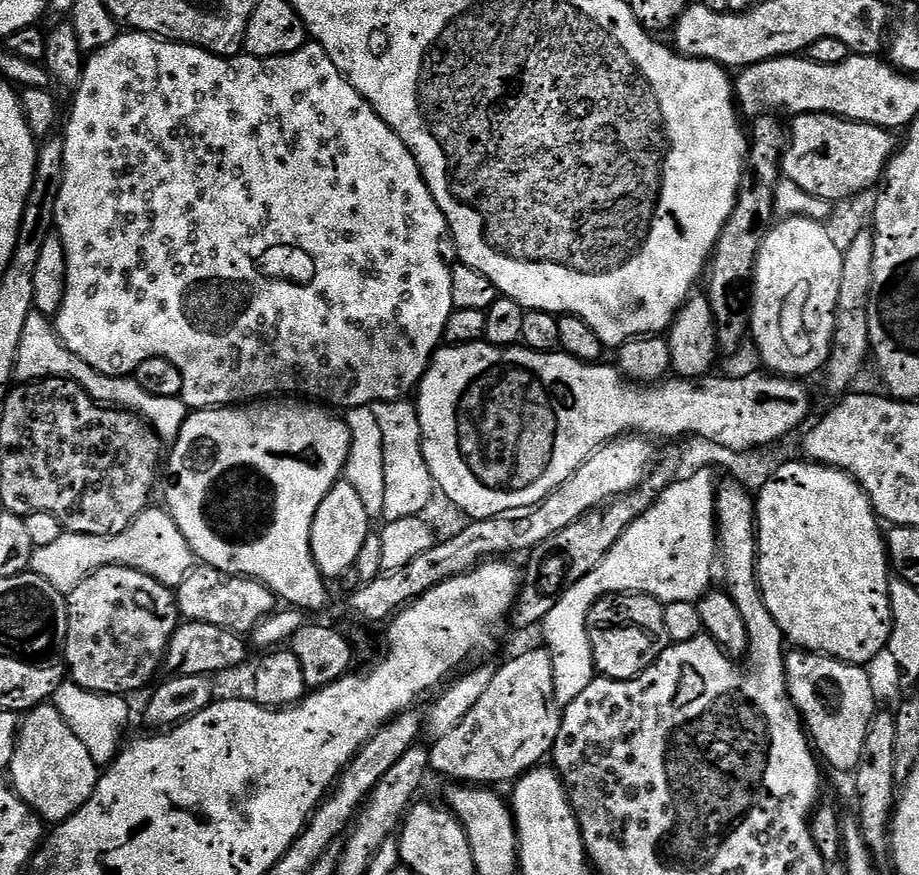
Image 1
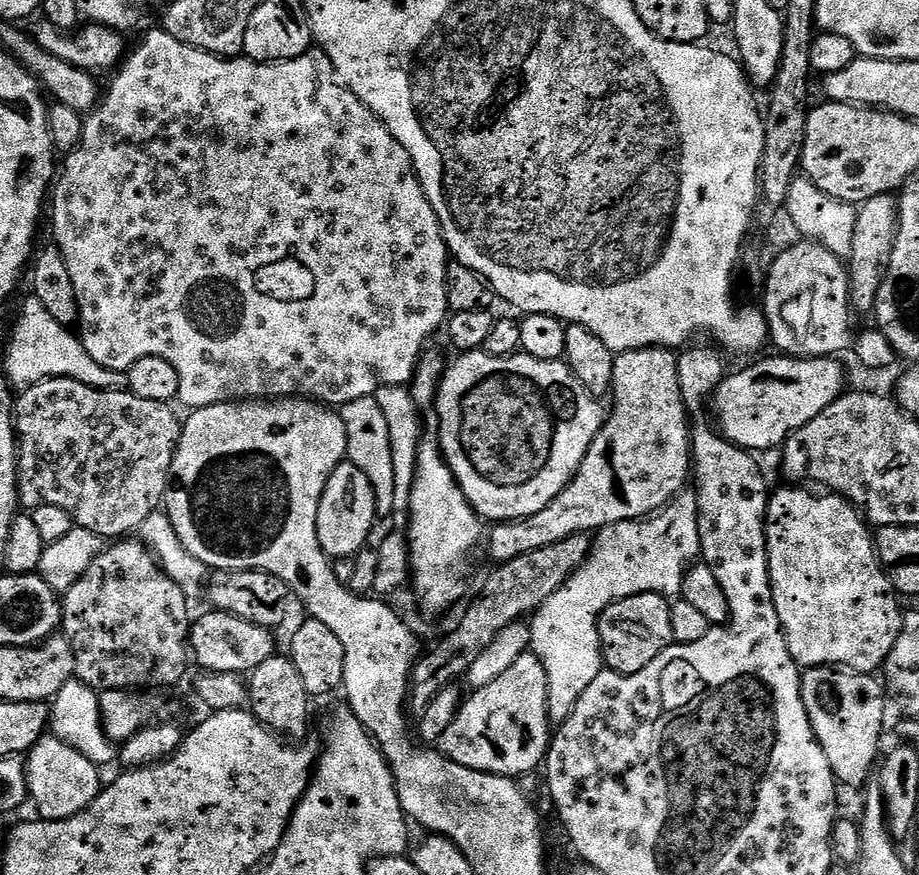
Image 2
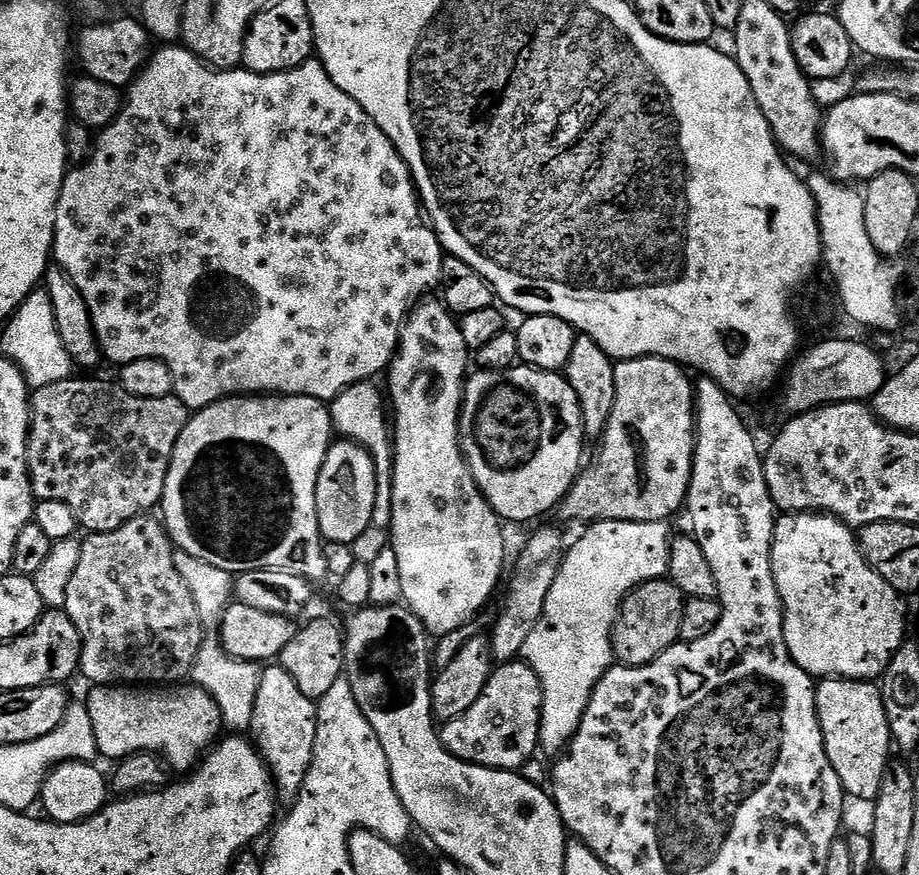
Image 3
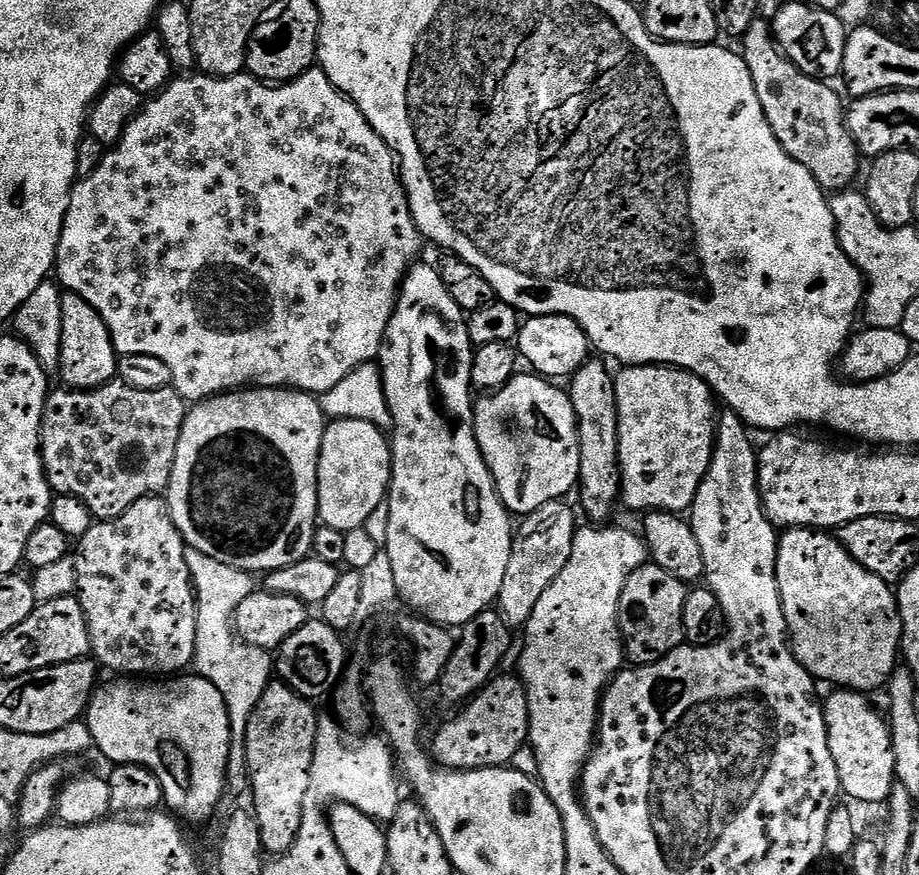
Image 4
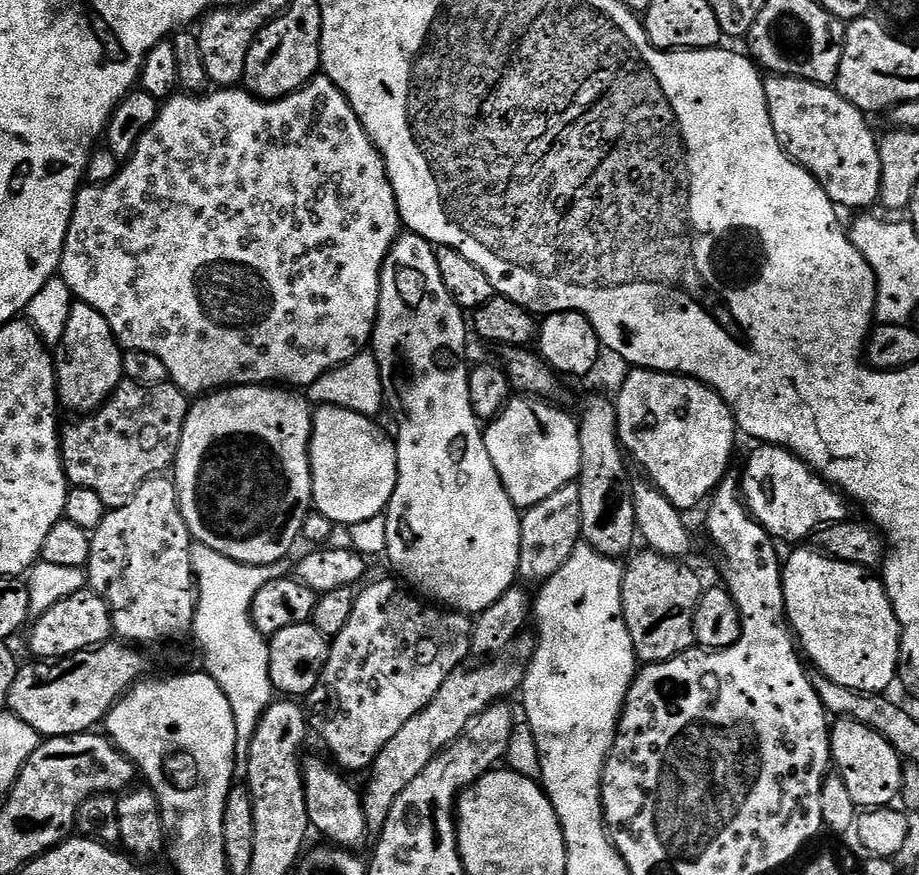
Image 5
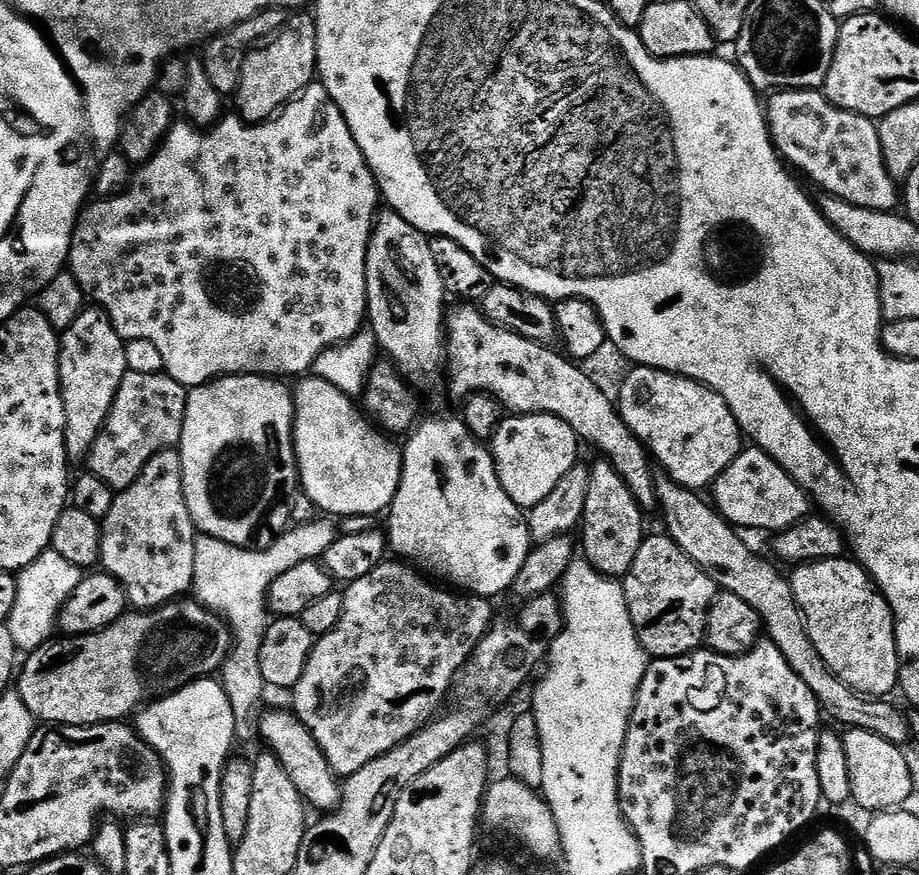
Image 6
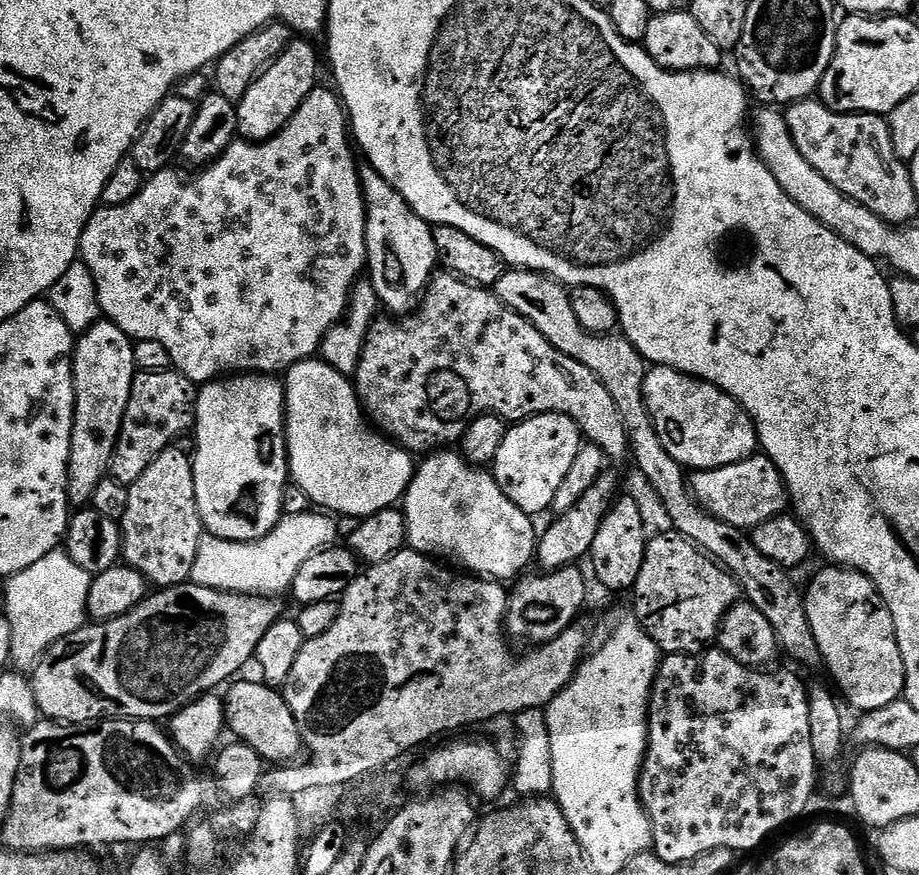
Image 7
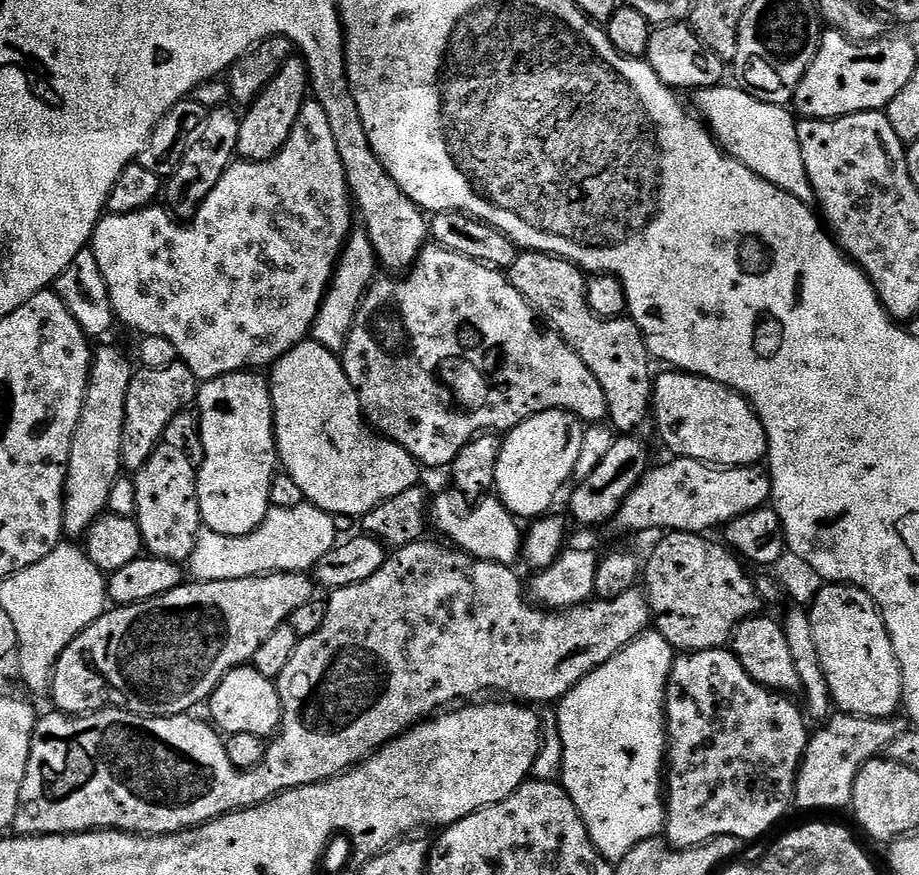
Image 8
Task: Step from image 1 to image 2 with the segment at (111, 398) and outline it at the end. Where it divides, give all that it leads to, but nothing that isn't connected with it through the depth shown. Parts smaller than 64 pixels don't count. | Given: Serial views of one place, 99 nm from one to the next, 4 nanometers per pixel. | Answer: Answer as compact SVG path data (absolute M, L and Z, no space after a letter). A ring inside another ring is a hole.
M31 294L25 296L25 300L20 304L20 313L12 324L12 337L8 340L8 349L4 352L3 375L13 389L23 390L31 384L50 380L53 376L77 380L91 388L127 389L128 377L125 373L111 372L98 366L98 362L94 362L94 358L86 354L79 339L73 333L71 336L68 333L71 331L53 318L50 310L42 306L38 297Z

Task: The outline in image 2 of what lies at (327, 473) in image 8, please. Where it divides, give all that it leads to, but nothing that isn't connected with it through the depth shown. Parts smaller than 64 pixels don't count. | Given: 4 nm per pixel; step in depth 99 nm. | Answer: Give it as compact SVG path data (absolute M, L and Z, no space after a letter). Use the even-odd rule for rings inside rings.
M347 462L337 466L334 474L328 476L318 506L318 542L322 550L330 558L355 556L365 547L367 535L376 519L376 499L366 474L362 474L358 466Z

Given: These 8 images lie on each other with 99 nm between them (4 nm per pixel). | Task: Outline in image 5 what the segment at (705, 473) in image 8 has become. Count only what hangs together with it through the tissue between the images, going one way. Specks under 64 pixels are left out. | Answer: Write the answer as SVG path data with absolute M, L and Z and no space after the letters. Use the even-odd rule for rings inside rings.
M761 443L752 452L752 457L748 460L744 472L740 476L740 490L744 505L755 520L765 528L772 539L777 542L799 545L813 534L820 531L825 524L837 524L849 519L850 504L847 499L832 485L828 484L821 476L812 471L806 462L799 460L788 448L779 448L777 444Z

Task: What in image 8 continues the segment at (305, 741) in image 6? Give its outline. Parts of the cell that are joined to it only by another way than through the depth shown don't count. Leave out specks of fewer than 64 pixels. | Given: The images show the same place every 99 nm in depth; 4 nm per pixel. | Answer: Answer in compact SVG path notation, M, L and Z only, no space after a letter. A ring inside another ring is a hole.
M241 666L230 670L218 682L211 696L206 701L206 709L212 717L211 723L221 733L233 736L234 734L254 734L271 738L280 731L282 718L282 702L275 683L258 674L258 670L251 666Z

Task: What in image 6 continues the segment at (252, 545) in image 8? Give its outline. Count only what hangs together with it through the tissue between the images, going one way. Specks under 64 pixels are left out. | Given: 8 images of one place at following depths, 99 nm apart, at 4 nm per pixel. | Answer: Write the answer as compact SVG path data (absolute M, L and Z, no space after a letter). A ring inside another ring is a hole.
M317 518L312 524L298 524L289 527L283 536L279 536L269 548L253 550L252 548L239 548L230 546L213 536L197 535L194 546L194 578L192 579L192 592L195 600L203 608L209 608L216 613L225 624L228 625L232 634L232 651L222 669L222 683L226 694L232 703L234 718L236 719L236 740L256 740L258 736L258 711L256 707L260 699L266 693L266 685L260 669L260 651L262 650L262 638L266 634L270 623L268 610L268 591L274 586L274 580L286 574L286 570L294 570L307 560L319 561L330 546L334 546L338 535L338 524L332 518Z

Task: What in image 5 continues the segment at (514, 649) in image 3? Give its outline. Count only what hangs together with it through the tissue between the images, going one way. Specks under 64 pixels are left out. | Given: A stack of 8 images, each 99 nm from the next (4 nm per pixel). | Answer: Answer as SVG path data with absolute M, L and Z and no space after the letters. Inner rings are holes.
M573 482L554 490L550 498L542 498L533 508L523 513L520 522L520 561L518 576L529 585L543 585L560 569L562 562L574 554L576 545L581 543L580 527L582 526L582 498L579 483Z

